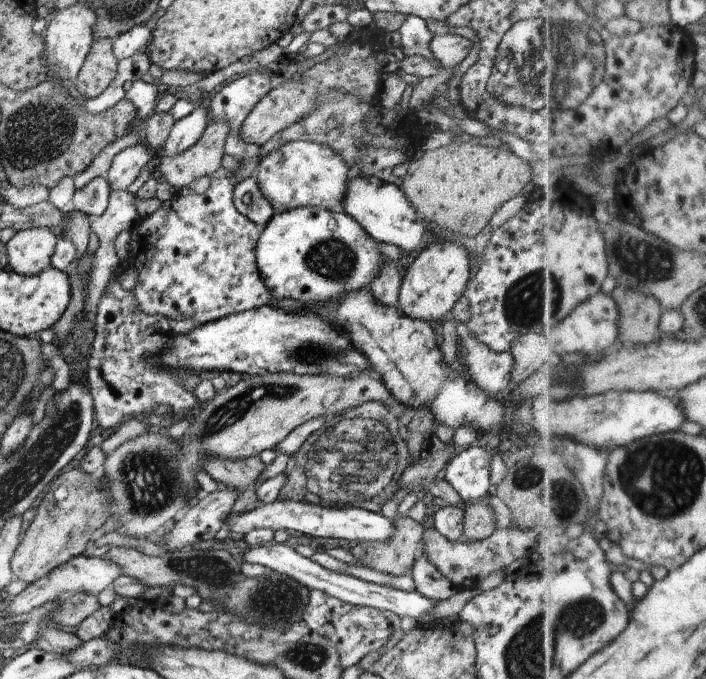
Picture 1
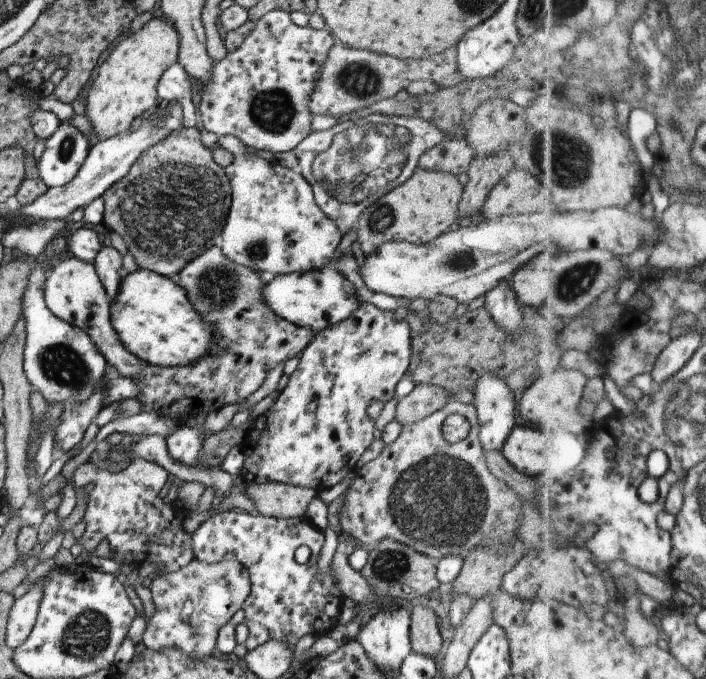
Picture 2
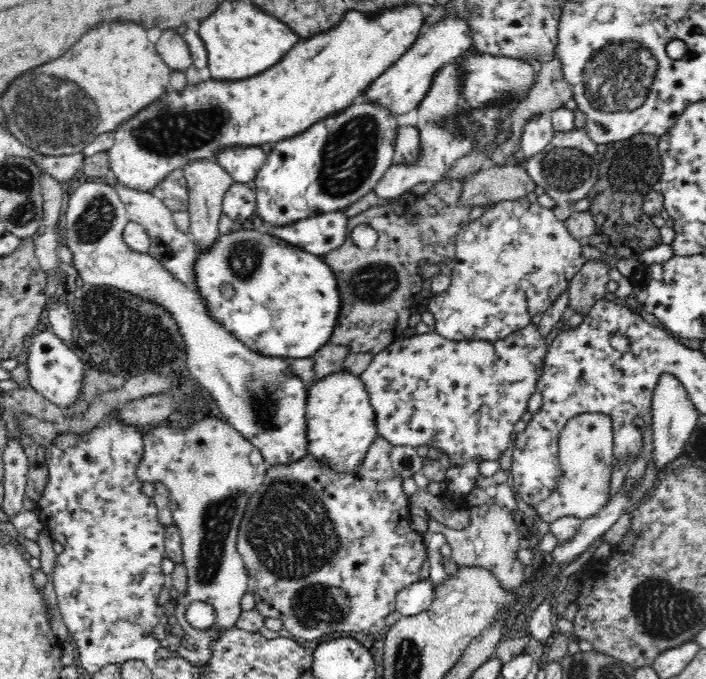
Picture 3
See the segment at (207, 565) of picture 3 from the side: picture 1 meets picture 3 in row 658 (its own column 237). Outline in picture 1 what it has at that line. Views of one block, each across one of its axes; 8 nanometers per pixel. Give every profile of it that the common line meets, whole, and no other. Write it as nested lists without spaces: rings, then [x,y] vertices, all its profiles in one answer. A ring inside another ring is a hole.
[[[246,177],[233,192],[234,204],[240,214],[249,218],[262,230],[275,213],[273,206],[264,198],[256,177]]]

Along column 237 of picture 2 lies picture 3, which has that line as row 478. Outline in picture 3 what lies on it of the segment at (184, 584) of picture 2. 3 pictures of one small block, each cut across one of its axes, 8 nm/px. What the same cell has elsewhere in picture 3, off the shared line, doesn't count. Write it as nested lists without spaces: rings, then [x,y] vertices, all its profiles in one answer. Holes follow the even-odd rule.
[[[584,413],[571,418],[559,432],[557,456],[561,466],[561,477],[556,488],[546,500],[534,506],[544,522],[554,522],[565,516],[590,518],[602,508],[610,498],[610,484],[614,466],[613,429],[606,415]]]

